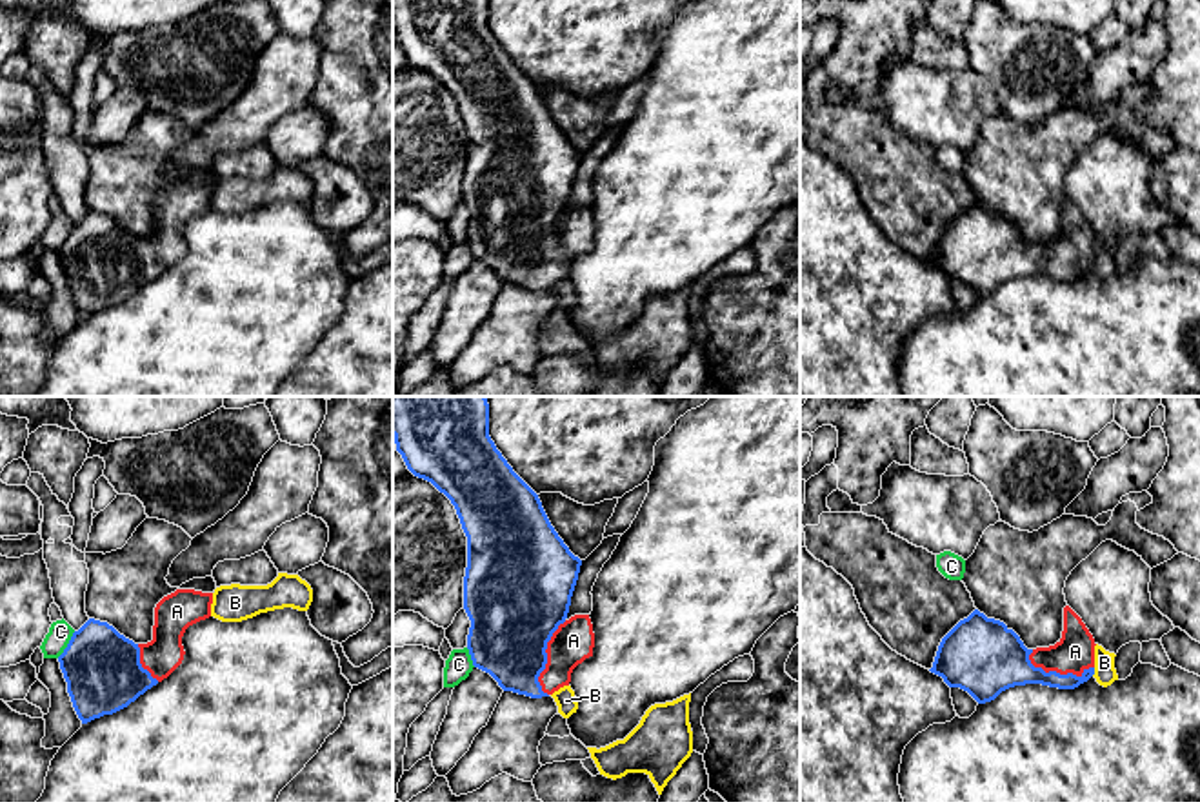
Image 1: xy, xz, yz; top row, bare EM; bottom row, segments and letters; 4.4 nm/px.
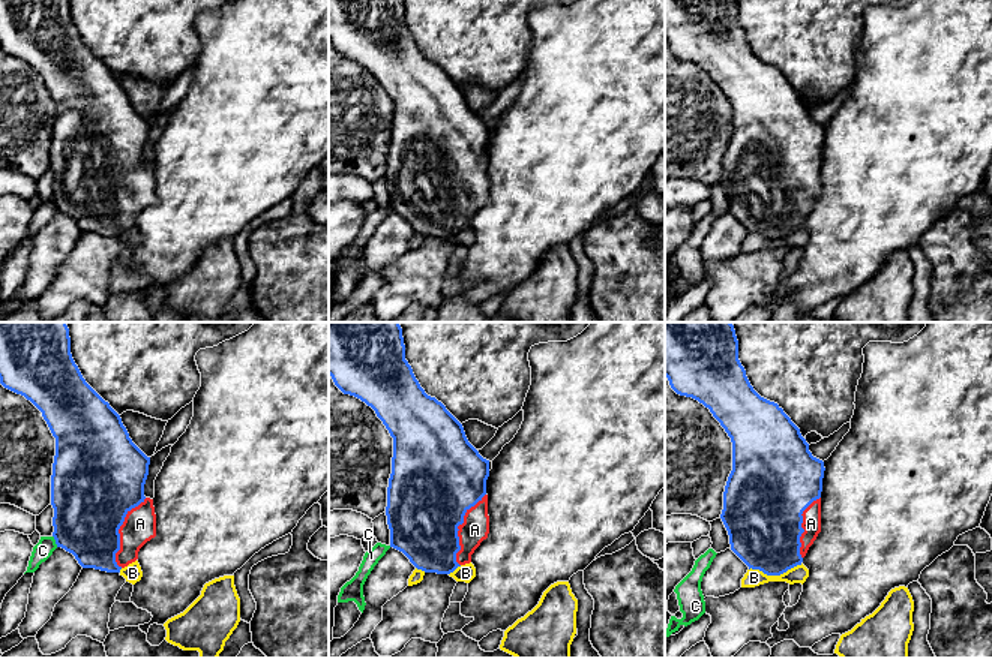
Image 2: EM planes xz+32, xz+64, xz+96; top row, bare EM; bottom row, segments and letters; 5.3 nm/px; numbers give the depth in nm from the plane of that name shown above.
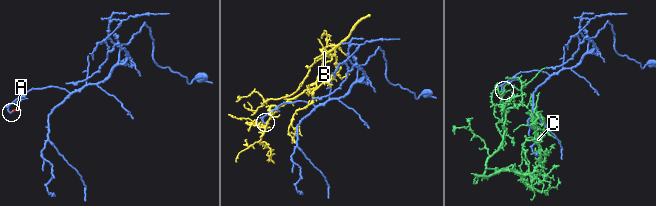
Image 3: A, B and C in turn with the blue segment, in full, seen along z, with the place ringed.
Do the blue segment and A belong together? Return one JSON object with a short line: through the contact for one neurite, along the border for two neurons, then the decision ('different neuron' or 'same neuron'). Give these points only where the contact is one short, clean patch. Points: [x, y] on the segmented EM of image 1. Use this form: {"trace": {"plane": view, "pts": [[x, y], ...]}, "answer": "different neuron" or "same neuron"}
{"trace": {"plane": "yz", "pts": [[1004, 662], [1059, 673], [1075, 651]]}, "answer": "same neuron"}

